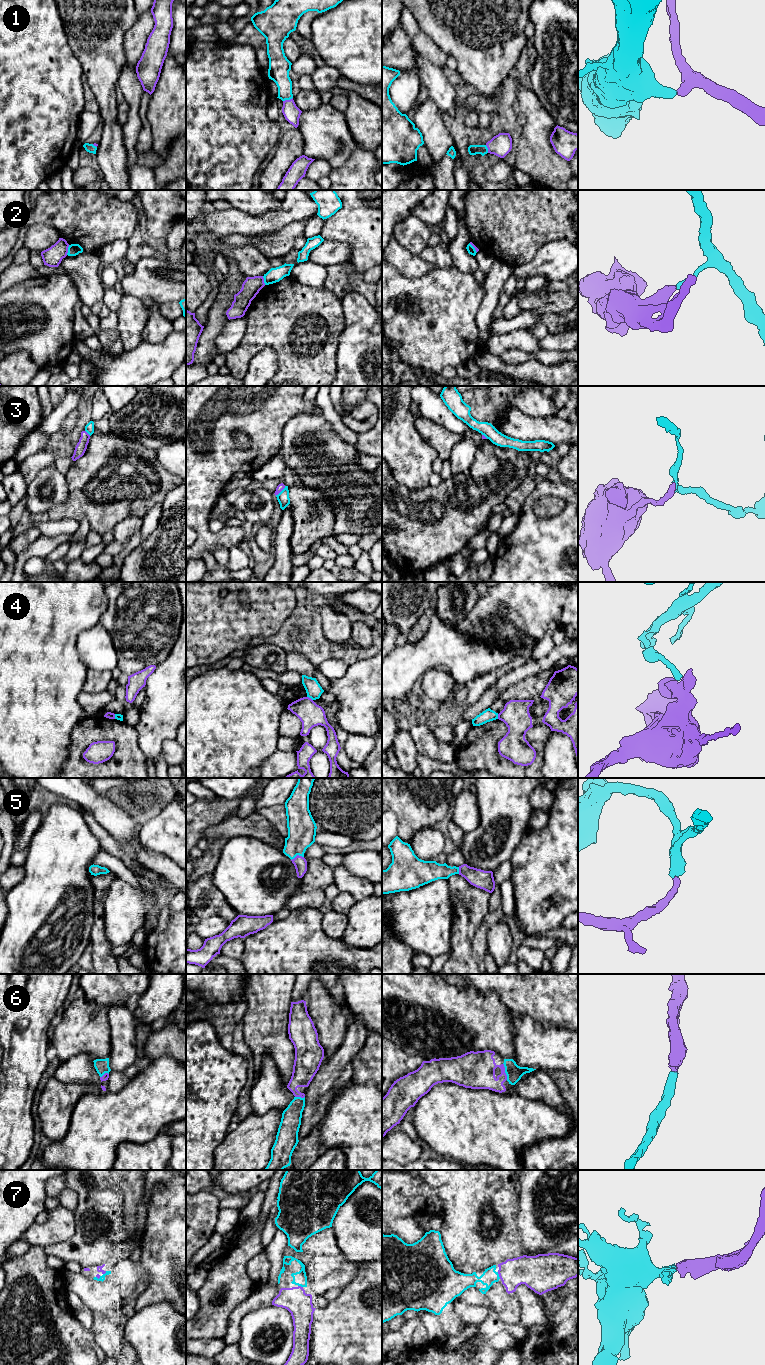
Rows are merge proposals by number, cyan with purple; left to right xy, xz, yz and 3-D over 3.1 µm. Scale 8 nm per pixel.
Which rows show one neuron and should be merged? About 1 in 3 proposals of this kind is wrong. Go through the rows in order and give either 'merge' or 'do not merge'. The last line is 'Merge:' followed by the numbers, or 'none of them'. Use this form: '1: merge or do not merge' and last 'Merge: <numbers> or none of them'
1: merge
2: do not merge
3: do not merge
4: do not merge
5: merge
6: merge
7: merge
Merge: 1, 5, 6, 7

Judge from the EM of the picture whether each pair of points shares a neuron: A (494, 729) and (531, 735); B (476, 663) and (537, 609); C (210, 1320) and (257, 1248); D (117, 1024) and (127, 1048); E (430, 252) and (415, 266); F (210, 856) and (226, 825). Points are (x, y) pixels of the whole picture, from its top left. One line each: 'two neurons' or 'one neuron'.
A: two neurons
B: two neurons
C: one neuron
D: one neuron
E: two neurons
F: two neurons

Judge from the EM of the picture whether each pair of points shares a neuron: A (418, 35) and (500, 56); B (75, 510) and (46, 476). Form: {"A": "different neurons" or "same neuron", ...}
{"A": "different neurons", "B": "different neurons"}

